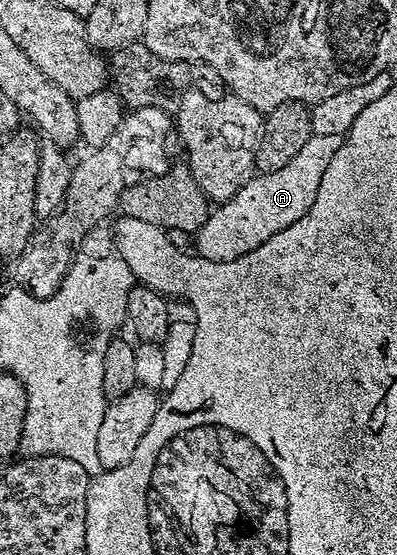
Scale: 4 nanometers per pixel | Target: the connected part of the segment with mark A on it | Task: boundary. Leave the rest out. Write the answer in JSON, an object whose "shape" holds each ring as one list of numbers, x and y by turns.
{"shape":[[311,136,284,168,258,174,251,182,243,181,232,197,214,208,218,210,207,213,205,224,196,232,197,257,207,263,237,262,240,256,250,254,252,248,260,248,264,240,272,240,276,232,284,232,284,228,296,224,308,212,335,149,335,139]]}

